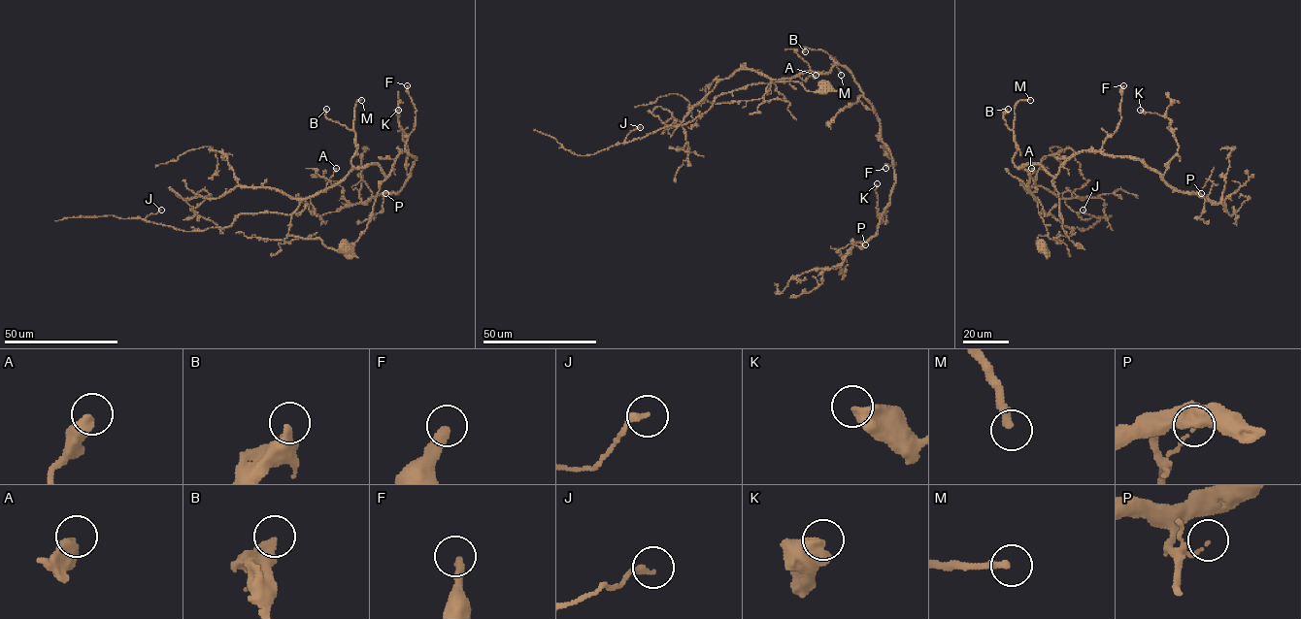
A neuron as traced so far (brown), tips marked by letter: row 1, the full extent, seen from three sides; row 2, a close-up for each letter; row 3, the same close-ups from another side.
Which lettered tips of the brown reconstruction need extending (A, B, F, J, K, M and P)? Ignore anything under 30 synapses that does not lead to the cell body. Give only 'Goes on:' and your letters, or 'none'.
Goes on: F

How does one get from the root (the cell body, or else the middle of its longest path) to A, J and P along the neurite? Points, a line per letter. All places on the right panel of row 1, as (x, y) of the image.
A: (1043, 246), (1048, 249), (1037, 238), (1047, 235), (1048, 230), (1032, 195), (1036, 188), (1031, 168)
J: (1043, 246), (1048, 249), (1037, 238), (1047, 235), (1048, 230), (1041, 211), (1082, 231), (1098, 220), (1083, 210)
P: (1043, 246), (1028, 164), (1055, 176), (1078, 153), (1100, 151), (1201, 193)

